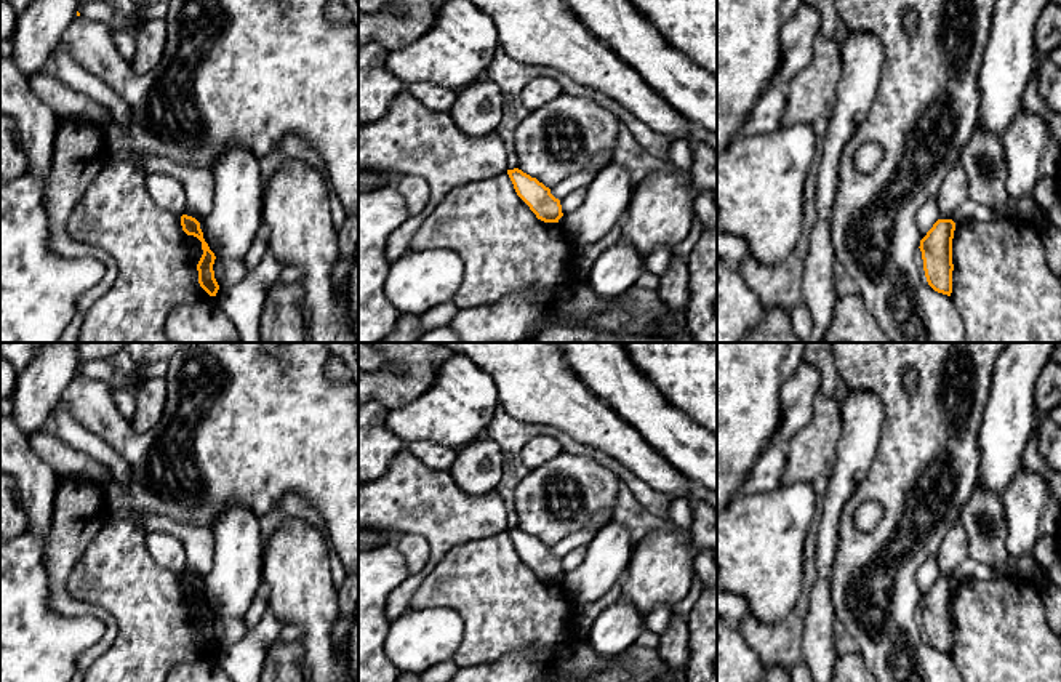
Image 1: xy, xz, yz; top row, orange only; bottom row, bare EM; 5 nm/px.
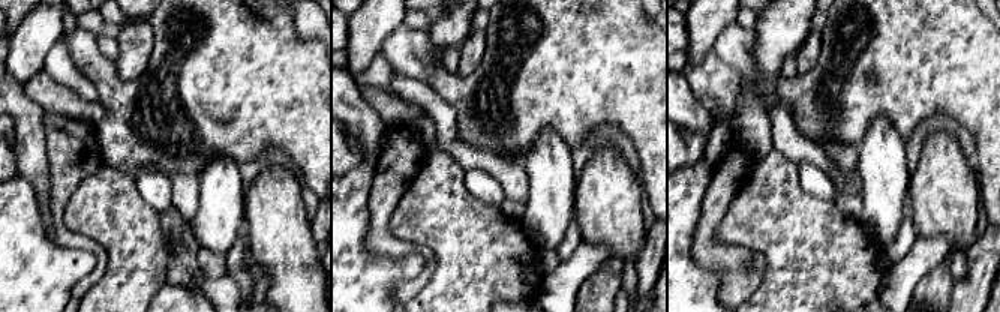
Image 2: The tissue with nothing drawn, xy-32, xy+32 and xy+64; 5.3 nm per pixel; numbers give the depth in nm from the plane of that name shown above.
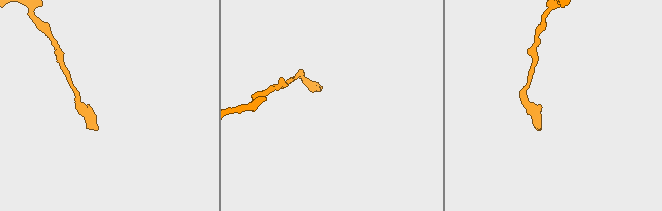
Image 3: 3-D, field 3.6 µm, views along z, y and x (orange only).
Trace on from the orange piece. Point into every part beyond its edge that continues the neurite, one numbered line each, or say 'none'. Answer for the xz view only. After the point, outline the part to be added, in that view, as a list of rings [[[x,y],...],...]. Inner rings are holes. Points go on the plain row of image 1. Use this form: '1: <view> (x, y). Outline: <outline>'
none

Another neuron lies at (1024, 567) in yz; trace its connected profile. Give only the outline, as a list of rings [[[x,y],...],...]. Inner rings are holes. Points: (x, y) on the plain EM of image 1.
[[[1032,554],[1008,557],[1008,562],[1002,570],[986,567],[968,557],[955,567],[952,580],[955,581],[955,584],[971,580],[991,580],[997,576],[1029,581],[1035,578],[1042,568],[1043,567],[1035,560]]]

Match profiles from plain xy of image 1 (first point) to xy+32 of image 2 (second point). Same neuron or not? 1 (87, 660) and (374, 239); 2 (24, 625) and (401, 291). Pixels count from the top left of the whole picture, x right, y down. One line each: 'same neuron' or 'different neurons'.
1: same neuron
2: different neurons

